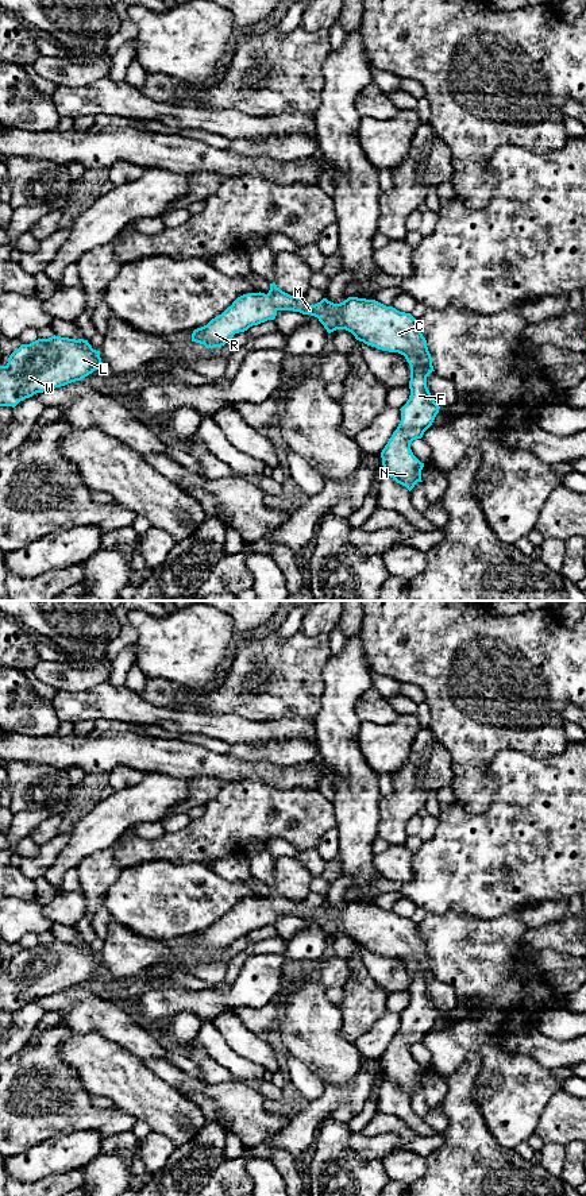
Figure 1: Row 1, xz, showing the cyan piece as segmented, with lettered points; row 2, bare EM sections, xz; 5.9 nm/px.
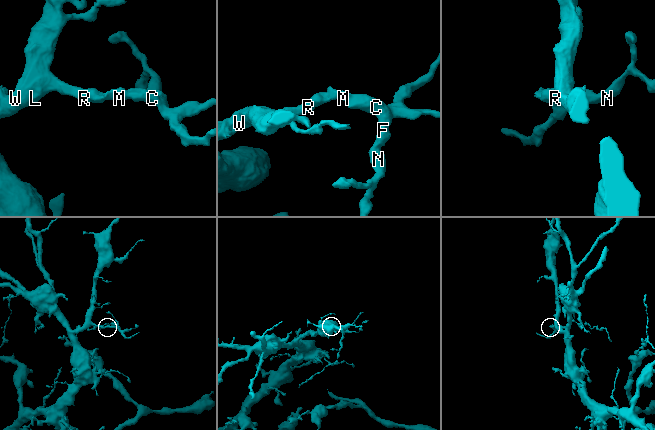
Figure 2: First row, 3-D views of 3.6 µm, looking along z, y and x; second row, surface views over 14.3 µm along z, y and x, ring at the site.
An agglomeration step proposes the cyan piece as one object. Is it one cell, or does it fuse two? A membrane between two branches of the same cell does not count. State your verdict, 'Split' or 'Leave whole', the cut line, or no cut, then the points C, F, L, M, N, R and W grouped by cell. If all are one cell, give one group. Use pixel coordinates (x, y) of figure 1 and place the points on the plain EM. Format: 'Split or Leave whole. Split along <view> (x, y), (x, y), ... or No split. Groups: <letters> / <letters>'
Leave whole. No split. Groups: C F L M N R W

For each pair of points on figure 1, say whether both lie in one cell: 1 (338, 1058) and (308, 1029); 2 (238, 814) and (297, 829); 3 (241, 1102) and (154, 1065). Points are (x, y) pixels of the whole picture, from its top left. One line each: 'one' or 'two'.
1: one
2: one
3: one

